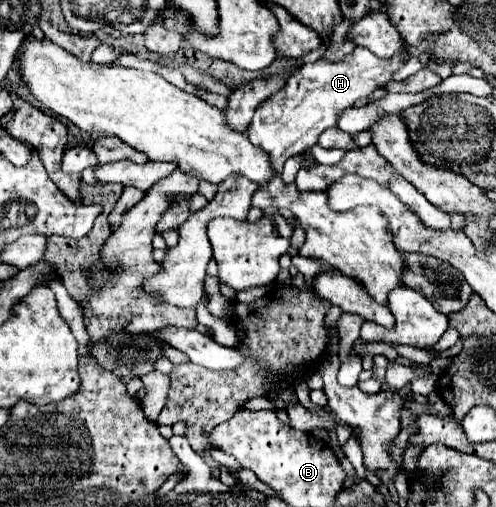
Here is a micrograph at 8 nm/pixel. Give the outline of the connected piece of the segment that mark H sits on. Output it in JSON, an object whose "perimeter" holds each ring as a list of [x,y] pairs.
{"perimeter":[[[356,47],[338,63],[330,63],[324,59],[316,63],[306,63],[290,75],[290,79],[278,93],[256,107],[246,135],[250,143],[262,147],[270,155],[270,165],[274,167],[274,171],[282,173],[282,165],[286,159],[298,153],[306,153],[324,129],[336,125],[338,115],[342,115],[346,107],[354,107],[358,99],[366,99],[372,95],[372,91],[384,87],[392,79],[392,73],[396,73],[406,61],[408,55],[378,59],[372,51]]]}

